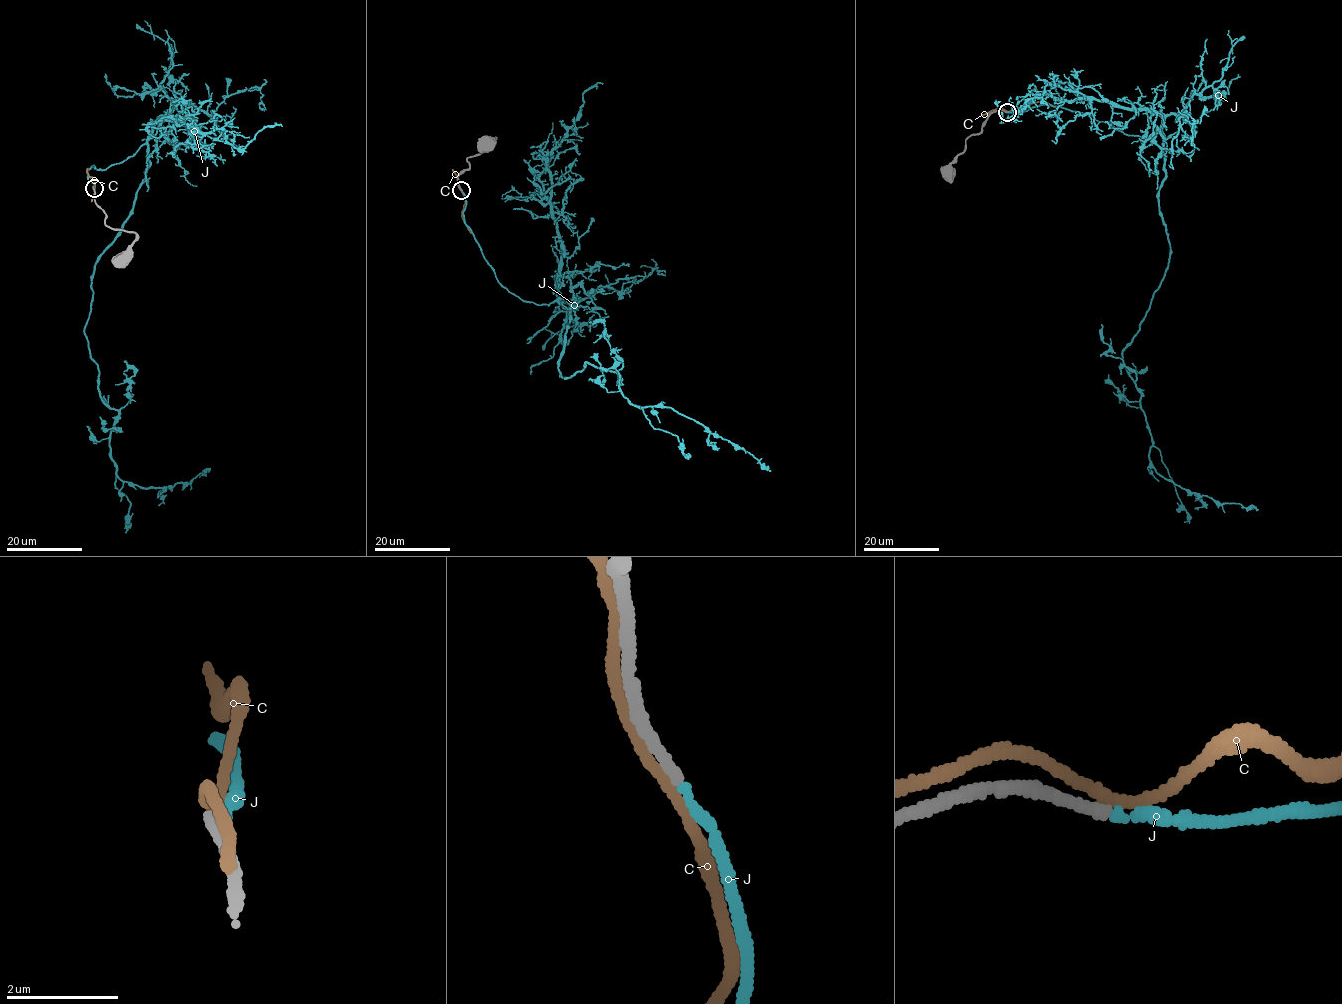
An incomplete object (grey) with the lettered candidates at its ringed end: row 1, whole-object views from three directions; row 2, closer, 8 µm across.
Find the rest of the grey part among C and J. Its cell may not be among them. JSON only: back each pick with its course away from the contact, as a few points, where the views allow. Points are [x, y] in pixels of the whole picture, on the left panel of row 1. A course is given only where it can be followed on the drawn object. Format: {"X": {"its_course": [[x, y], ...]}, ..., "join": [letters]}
{"J": {"its_course": [[94, 188], [90, 166], [145, 143], [84, 334], [117, 476], [209, 470]]}, "join": ["J"]}

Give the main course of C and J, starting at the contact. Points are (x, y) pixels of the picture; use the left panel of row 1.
C: (93, 188), (95, 180), (89, 176), (86, 169), (89, 170)
J: (94, 188), (90, 166), (145, 143), (84, 334), (117, 476), (209, 470)

